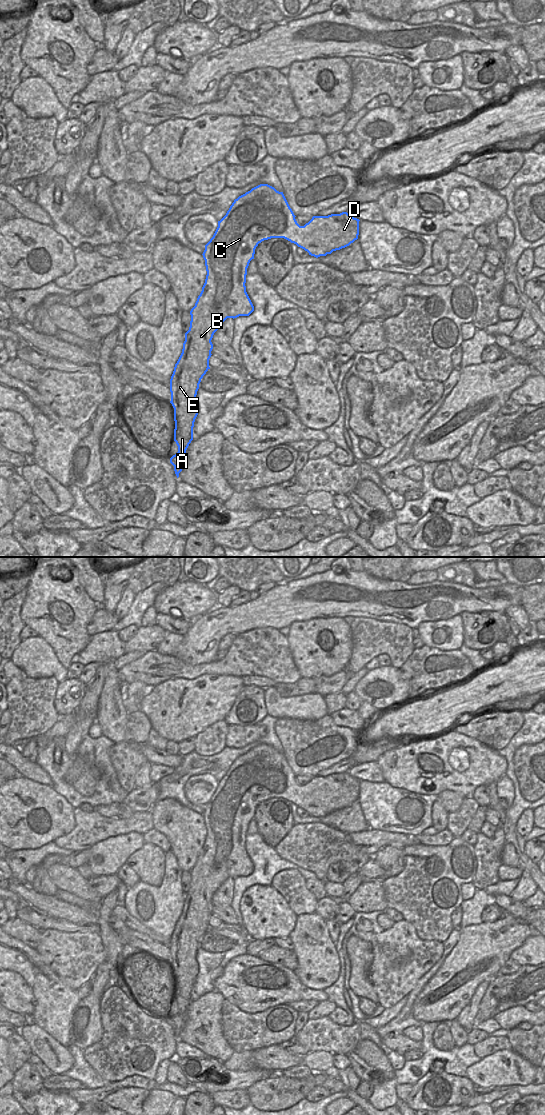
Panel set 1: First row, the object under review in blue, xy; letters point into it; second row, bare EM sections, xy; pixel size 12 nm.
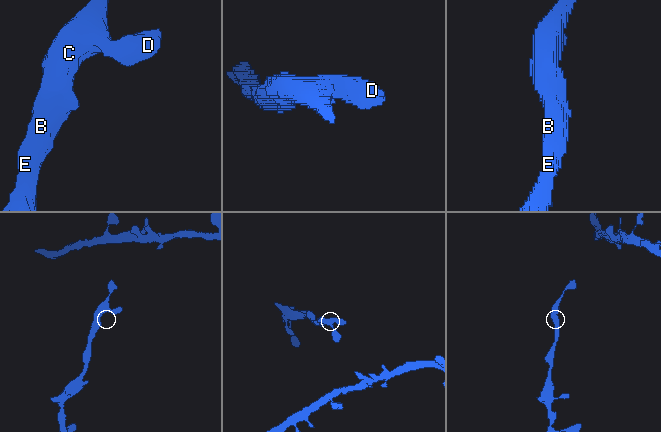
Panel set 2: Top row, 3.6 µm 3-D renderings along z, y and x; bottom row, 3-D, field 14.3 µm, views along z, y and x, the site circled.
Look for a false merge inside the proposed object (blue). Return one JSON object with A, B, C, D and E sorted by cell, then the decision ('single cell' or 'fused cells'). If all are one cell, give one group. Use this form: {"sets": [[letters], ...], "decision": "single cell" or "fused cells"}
{"sets": [["A", "B", "C", "D", "E"]], "decision": "single cell"}

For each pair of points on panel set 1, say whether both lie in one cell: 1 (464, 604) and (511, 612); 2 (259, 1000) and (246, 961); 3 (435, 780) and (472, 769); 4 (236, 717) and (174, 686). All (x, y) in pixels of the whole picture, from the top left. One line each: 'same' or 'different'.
1: different
2: same
3: same
4: different

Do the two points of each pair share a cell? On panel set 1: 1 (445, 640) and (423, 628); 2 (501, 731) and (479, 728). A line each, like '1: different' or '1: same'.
1: same
2: same

